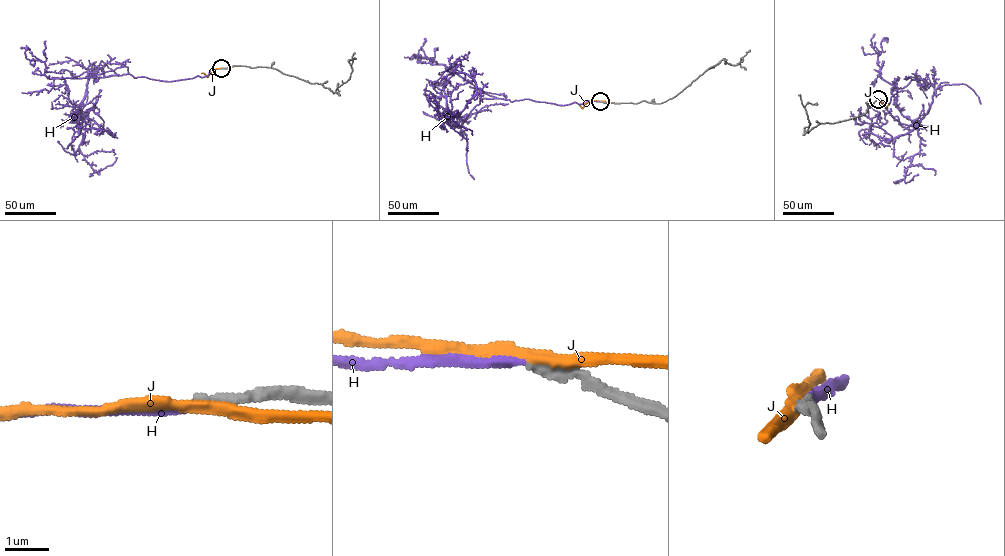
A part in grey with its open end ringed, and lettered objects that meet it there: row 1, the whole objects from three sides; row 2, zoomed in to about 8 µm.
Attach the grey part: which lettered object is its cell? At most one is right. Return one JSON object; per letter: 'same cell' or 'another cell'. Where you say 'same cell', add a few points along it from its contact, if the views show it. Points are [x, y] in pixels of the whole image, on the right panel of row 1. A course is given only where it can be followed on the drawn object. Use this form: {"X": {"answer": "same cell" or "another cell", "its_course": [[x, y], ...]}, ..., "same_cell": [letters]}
{"H": {"answer": "same cell", "its_course": [[878, 99], [888, 104], [911, 80], [934, 88], [917, 126], [891, 138], [851, 111]]}, "J": {"answer": "another cell"}, "same_cell": ["H"]}

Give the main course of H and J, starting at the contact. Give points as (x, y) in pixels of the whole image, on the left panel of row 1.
H: (221, 68), (168, 81), (105, 77), (95, 65), (80, 109), (106, 130), (78, 127), (87, 114)
J: (222, 68), (214, 69), (207, 77), (201, 73)

